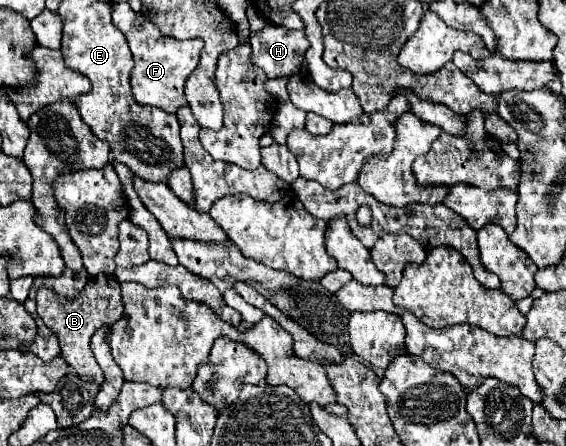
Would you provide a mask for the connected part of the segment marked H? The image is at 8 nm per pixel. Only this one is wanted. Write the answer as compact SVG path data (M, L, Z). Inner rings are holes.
M267 23L261 31L249 35L251 61L267 71L267 77L289 77L299 71L299 61L309 49L303 31L289 31Z

